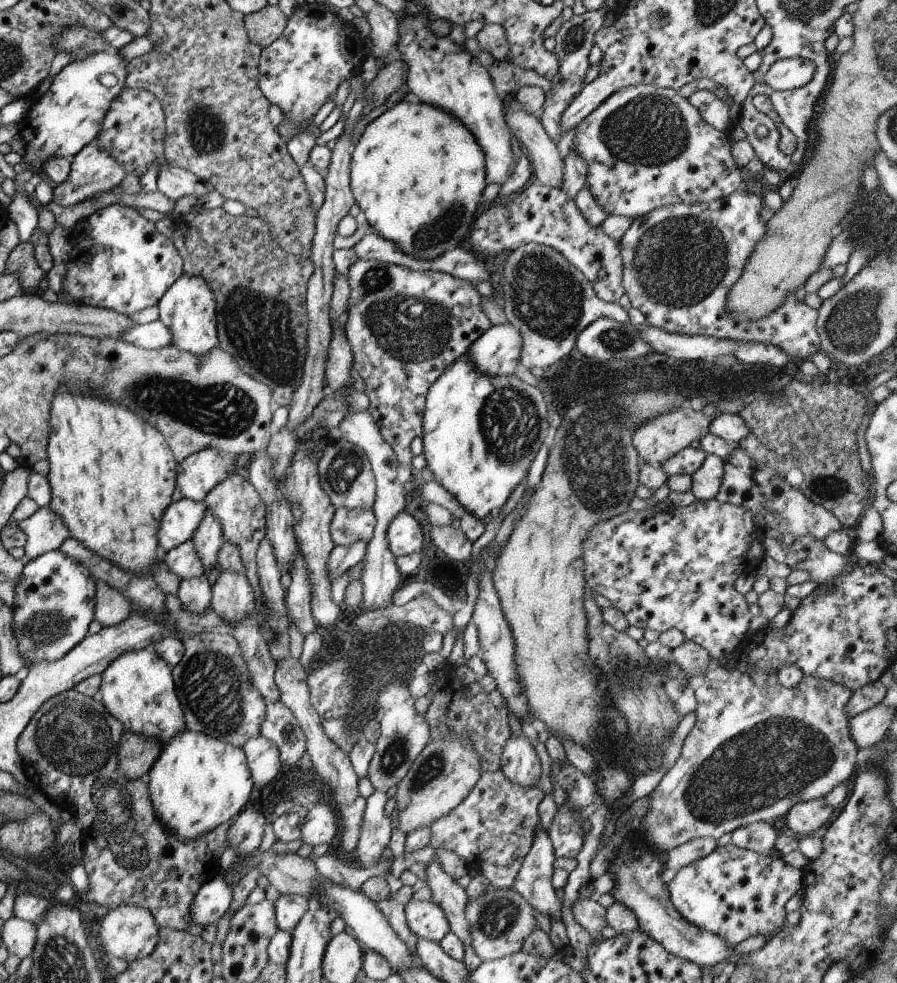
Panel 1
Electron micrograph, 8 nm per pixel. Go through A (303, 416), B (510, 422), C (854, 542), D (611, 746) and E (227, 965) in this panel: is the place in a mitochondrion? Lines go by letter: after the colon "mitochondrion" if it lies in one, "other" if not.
A: other
B: mitochondrion
C: other
D: other
E: other

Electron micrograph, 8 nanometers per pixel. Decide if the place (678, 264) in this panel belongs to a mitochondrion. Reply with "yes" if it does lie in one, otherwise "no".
yes

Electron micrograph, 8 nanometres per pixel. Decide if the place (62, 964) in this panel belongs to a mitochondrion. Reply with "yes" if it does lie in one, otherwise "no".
yes

